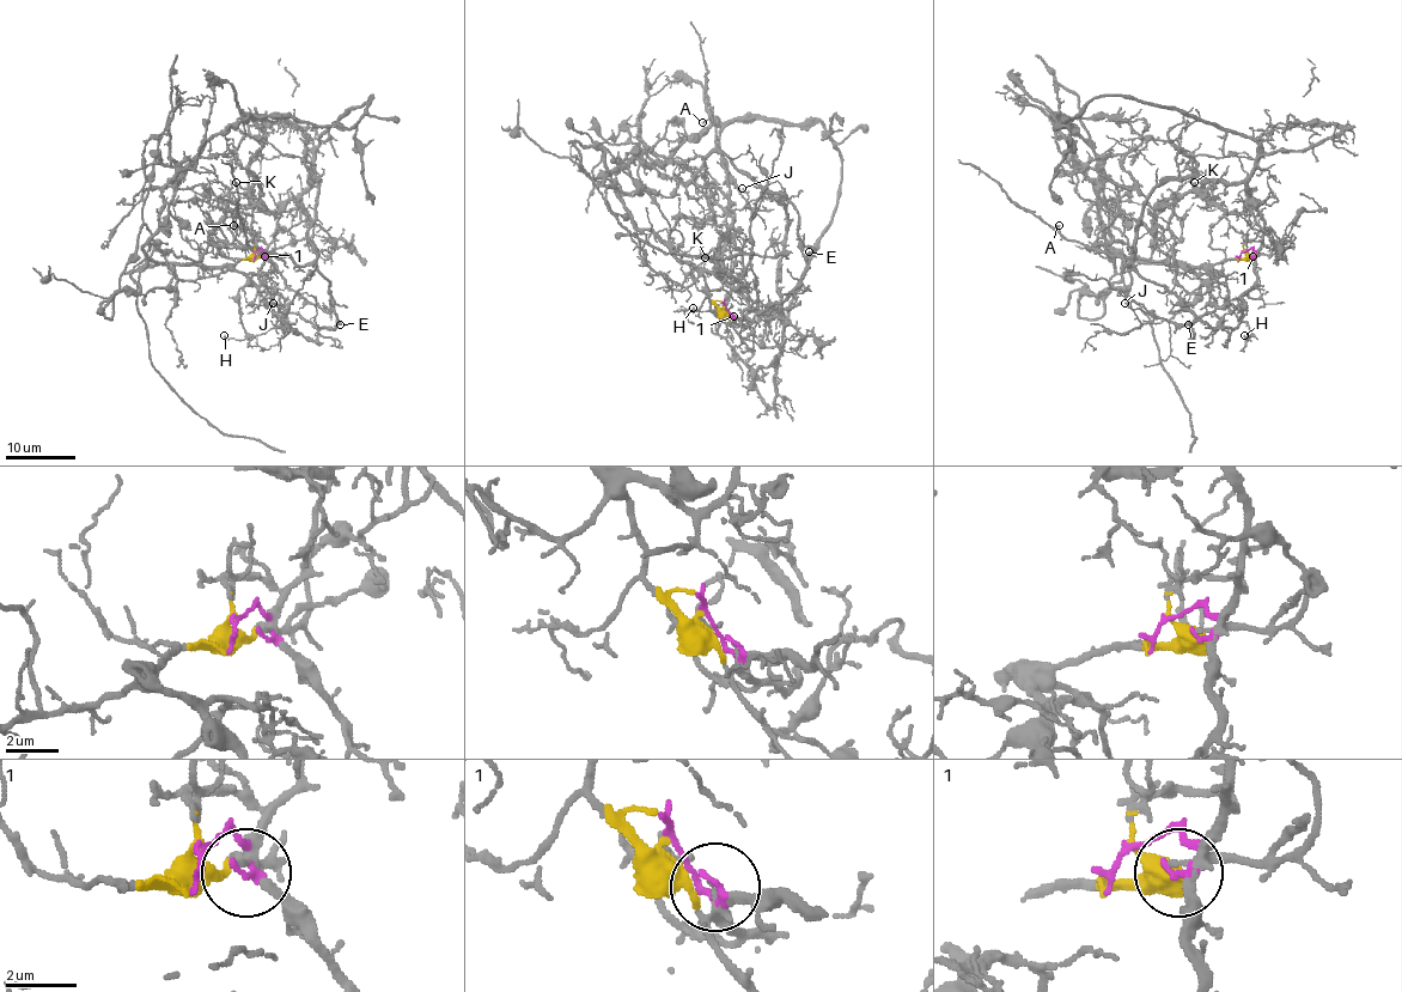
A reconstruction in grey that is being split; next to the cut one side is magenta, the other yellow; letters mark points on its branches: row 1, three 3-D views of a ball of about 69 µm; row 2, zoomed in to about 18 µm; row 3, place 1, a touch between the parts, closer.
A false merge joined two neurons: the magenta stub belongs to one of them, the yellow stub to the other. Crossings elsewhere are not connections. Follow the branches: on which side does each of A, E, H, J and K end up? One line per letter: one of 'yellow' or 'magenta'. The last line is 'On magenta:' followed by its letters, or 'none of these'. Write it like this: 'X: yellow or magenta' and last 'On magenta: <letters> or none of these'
A: magenta
E: magenta
H: yellow
J: yellow
K: magenta
On magenta: A, E, K

